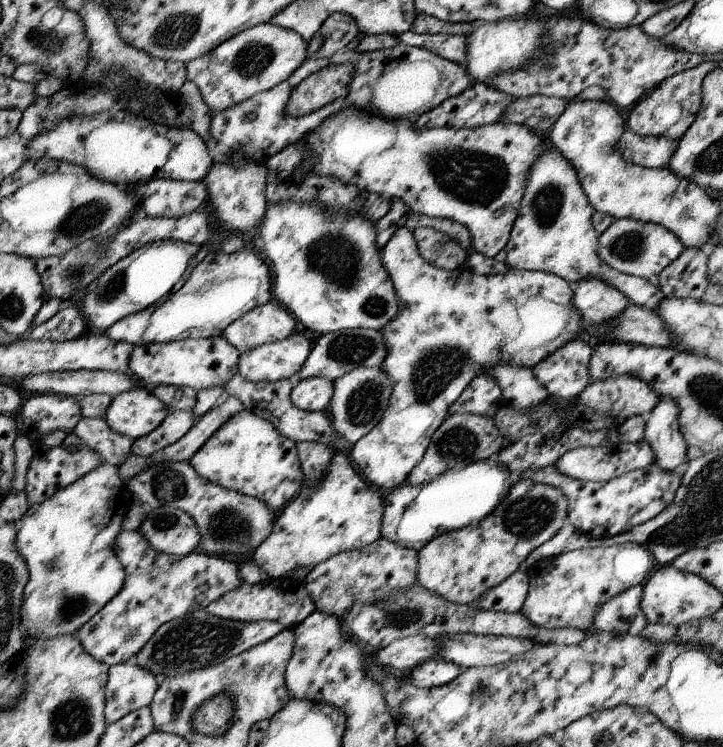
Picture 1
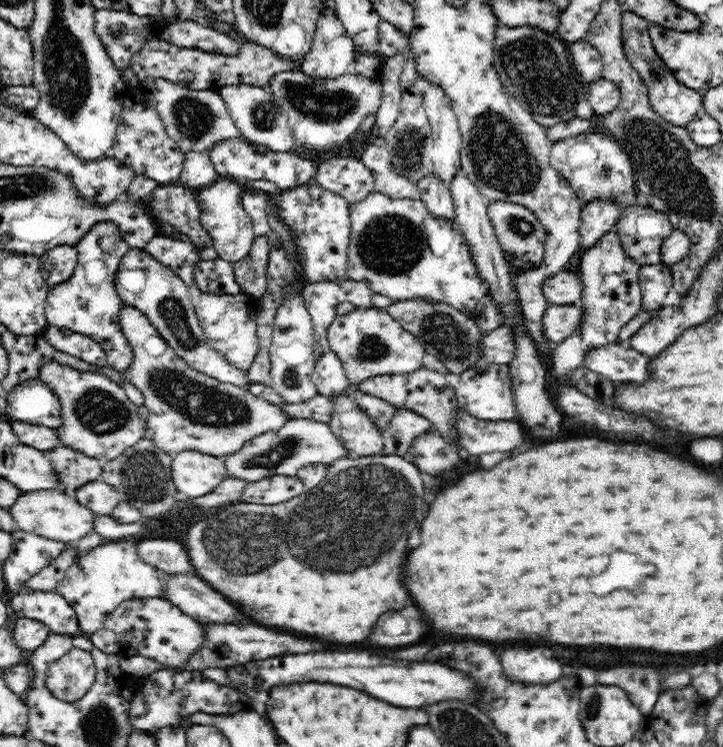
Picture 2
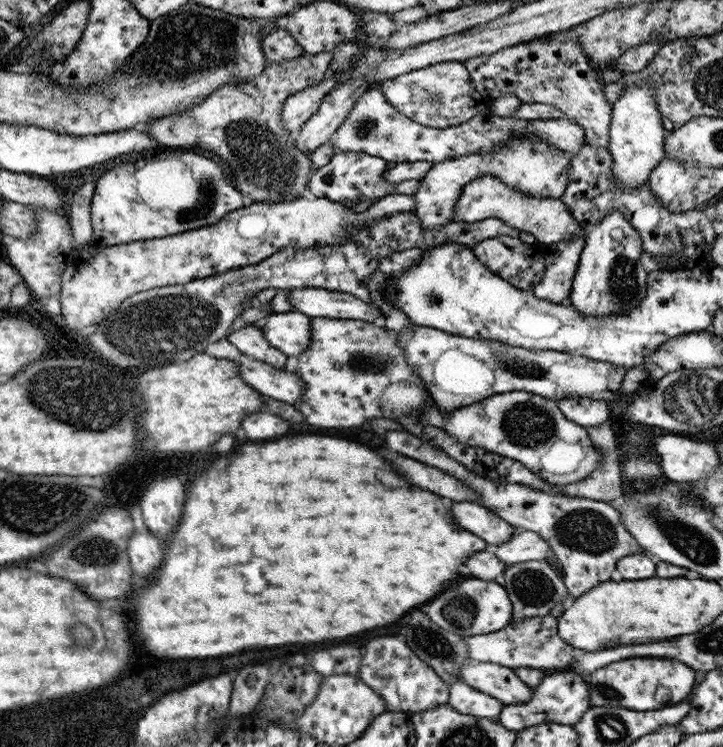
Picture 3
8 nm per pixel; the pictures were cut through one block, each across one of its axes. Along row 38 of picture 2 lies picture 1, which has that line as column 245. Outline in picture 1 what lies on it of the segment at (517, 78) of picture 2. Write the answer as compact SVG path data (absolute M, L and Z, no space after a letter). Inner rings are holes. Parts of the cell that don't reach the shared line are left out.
M189 462L159 463L148 467L126 482L132 504L125 514L122 529L138 531L143 518L160 507L178 508L189 514L200 528L200 552L221 556L243 564L252 560L262 543L270 536L278 518L260 499L231 491L199 475Z

